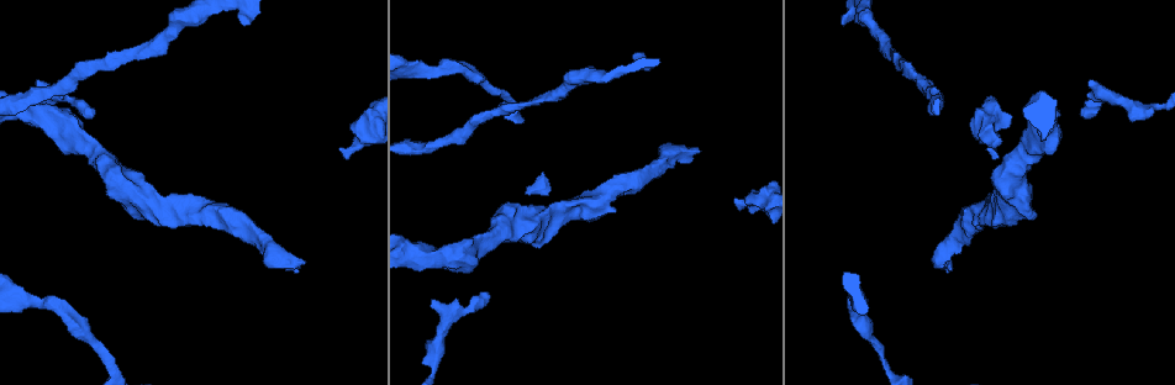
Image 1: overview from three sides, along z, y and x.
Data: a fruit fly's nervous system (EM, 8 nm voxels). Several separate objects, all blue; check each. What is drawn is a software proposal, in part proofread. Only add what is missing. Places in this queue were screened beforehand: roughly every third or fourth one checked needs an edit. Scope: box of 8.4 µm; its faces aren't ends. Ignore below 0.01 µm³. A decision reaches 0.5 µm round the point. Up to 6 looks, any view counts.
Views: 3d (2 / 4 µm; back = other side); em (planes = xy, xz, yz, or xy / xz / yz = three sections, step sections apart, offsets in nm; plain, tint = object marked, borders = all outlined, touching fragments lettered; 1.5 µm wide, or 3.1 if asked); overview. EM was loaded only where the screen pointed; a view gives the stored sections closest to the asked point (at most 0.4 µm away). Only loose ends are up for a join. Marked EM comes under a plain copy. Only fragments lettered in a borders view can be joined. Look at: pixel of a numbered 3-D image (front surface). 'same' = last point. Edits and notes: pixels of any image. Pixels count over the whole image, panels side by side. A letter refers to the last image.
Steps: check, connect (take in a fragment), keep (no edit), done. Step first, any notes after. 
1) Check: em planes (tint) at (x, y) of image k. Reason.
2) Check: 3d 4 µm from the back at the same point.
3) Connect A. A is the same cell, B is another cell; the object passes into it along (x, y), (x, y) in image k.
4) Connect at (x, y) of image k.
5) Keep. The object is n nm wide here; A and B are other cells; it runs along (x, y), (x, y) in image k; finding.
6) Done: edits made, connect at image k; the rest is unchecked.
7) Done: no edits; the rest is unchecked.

Check: em planes (borders) at (999, 156) of image 1. Long arm stops here.

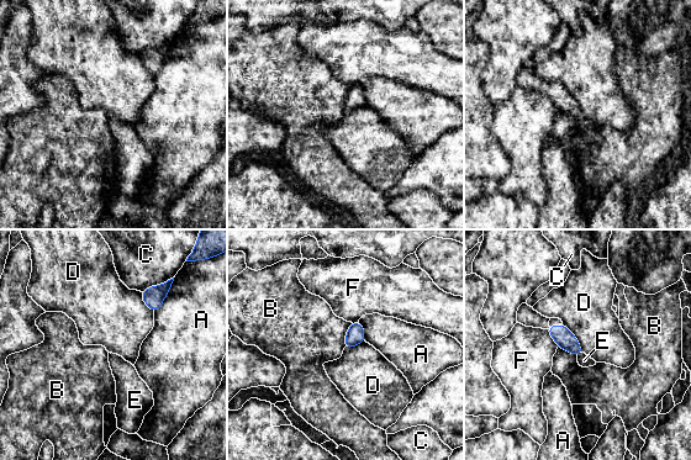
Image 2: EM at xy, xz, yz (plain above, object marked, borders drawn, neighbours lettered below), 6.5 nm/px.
Connect E. E is the same cell, A, B, C, D and F are other cells; the object passes into it along (563, 337), (580, 354), (584, 360) in image 2; the neuron continues.

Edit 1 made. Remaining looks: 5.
Check: overview. Redraw.

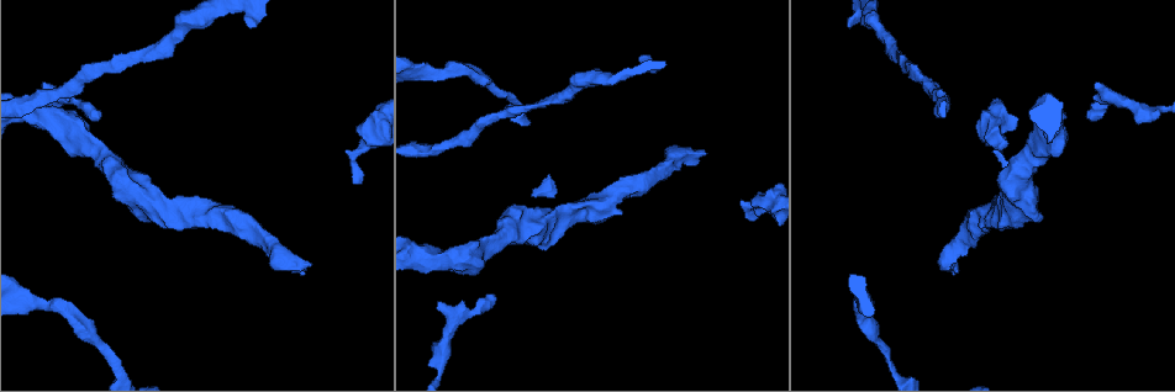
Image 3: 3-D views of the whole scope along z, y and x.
Check: em xy step 4 (borders) at (97, 116) of image 3. Free end.

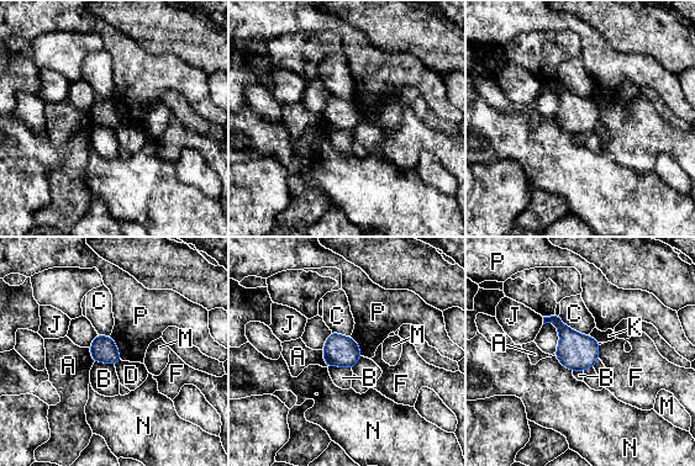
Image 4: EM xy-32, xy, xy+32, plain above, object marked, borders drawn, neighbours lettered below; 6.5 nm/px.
Keep. A, B, C, D, F, J, K, M, N and P are other cells; a border runs along (600, 345), (598, 358) in image 4; none of them fits.

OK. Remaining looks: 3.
Check: 3d 4 µm at (852, 23) of image 3. An open end.

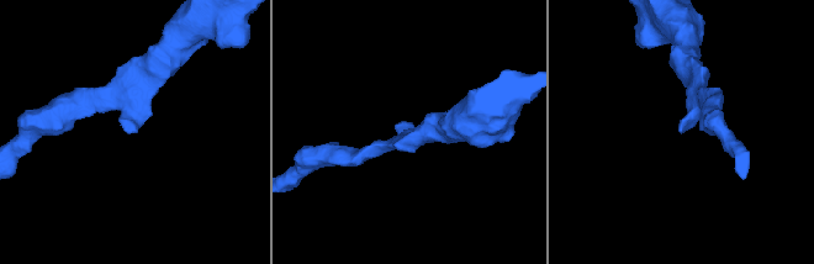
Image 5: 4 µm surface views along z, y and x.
Check: em xz step 8 (tint) at (683, 132) of image 5.

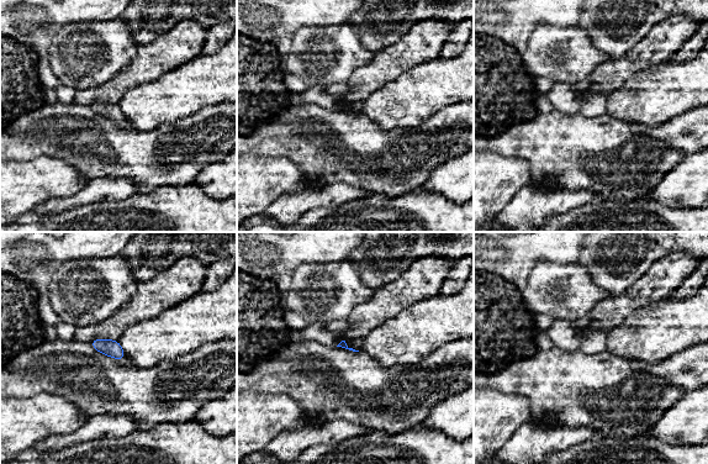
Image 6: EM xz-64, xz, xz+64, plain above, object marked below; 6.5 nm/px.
Check: em planes (borders) at the same point.

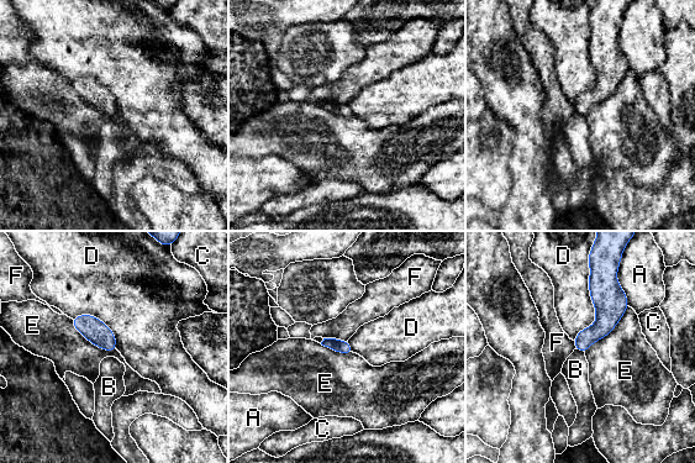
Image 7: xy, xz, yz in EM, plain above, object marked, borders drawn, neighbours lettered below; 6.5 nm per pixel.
Keep. A, B, C, D, E and F are other cells; a border runs along (628, 306), (617, 324), (584, 352) in image 7; no lettered fragment goes on from it.

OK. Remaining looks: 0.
Done: edits made, connect at image 2; the rest is unchecked.

